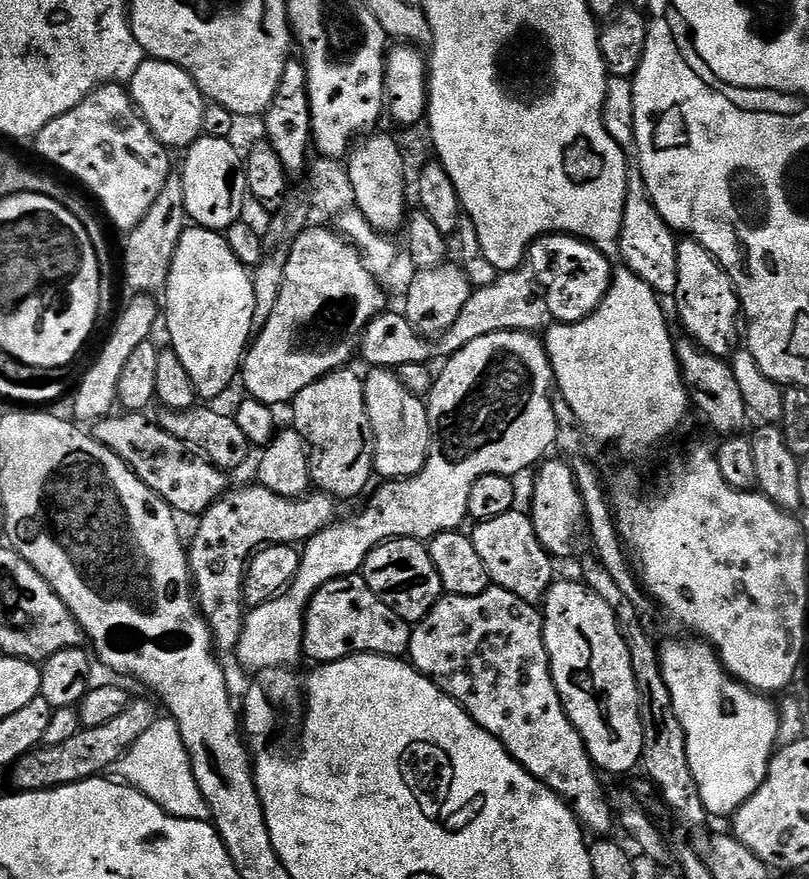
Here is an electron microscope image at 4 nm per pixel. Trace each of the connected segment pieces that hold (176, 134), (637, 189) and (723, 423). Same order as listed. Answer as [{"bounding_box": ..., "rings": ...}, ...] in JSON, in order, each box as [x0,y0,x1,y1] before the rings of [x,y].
[{"bounding_box":[130,58,206,150],"rings":[[[146,58],[140,63],[138,70],[134,70],[130,91],[141,118],[150,126],[154,138],[158,138],[158,142],[162,142],[165,148],[186,150],[195,140],[200,139],[204,131],[202,118],[206,101],[194,78],[190,78],[186,70],[165,60]]]},{"bounding_box":[620,163,678,298],"rings":[[[639,163],[628,166],[626,186],[626,206],[622,210],[622,230],[620,231],[620,255],[623,267],[629,268],[646,286],[650,286],[661,297],[672,298],[678,286],[678,254],[676,253],[677,233],[658,214],[654,202],[648,197],[646,182],[642,178]]]},{"bounding_box":[675,338,747,436],"rings":[[[680,338],[675,341],[676,361],[680,364],[680,376],[688,391],[691,405],[704,418],[709,428],[718,436],[737,435],[747,423],[742,390],[738,390],[731,367],[721,357],[711,356],[697,346],[696,341]]]}]

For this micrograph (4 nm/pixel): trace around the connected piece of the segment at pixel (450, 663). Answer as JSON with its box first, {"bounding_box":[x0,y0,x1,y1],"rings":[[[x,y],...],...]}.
{"bounding_box":[406,586,614,838],"rings":[[[490,586],[485,592],[477,596],[449,596],[445,594],[440,597],[440,601],[430,610],[430,614],[426,614],[426,618],[422,618],[420,623],[412,628],[412,637],[410,638],[410,646],[408,647],[406,656],[412,667],[419,670],[423,676],[429,676],[451,700],[459,702],[463,706],[464,711],[468,713],[468,717],[482,730],[490,733],[531,776],[538,778],[548,789],[556,792],[561,799],[566,801],[568,807],[572,809],[572,813],[580,821],[581,825],[591,835],[593,832],[593,837],[604,838],[611,833],[608,831],[611,830],[612,824],[614,828],[614,808],[610,800],[604,797],[604,788],[600,785],[599,778],[601,779],[601,777],[598,775],[598,769],[592,763],[592,759],[582,742],[582,738],[577,734],[576,728],[570,722],[570,718],[565,714],[564,707],[560,701],[560,695],[552,681],[552,671],[548,665],[548,655],[546,654],[546,646],[544,645],[544,621],[541,613],[538,611],[537,605],[522,602],[522,598],[510,594],[510,590],[495,586]]]}

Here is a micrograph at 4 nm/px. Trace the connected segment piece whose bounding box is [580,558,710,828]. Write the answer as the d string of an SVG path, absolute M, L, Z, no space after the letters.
M596 558L584 560L580 564L584 571L583 583L587 584L610 610L614 610L626 650L630 650L630 666L634 670L634 686L638 686L638 710L642 718L642 772L652 779L654 787L660 791L664 804L676 815L676 820L684 828L700 828L710 820L702 794L698 794L698 782L694 782L694 770L690 770L690 758L686 754L686 738L666 690L664 675L660 669L660 656L656 646L648 642L649 633L642 628L635 614L635 608L618 590L617 583L610 578L609 571Z

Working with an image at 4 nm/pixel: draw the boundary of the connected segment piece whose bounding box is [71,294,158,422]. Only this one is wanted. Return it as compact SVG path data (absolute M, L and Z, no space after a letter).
M136 294L131 297L133 300L129 302L128 309L121 311L115 317L112 333L108 336L108 341L104 344L104 349L100 352L100 357L93 362L88 368L88 373L81 375L78 380L78 387L75 389L72 400L71 415L77 421L95 422L103 420L105 416L113 415L114 409L117 407L118 401L118 378L122 378L122 370L126 367L126 362L130 359L130 354L134 354L134 350L138 350L138 346L142 346L142 342L146 342L153 335L152 327L155 326L156 320L158 324L158 304L156 304L151 295Z

